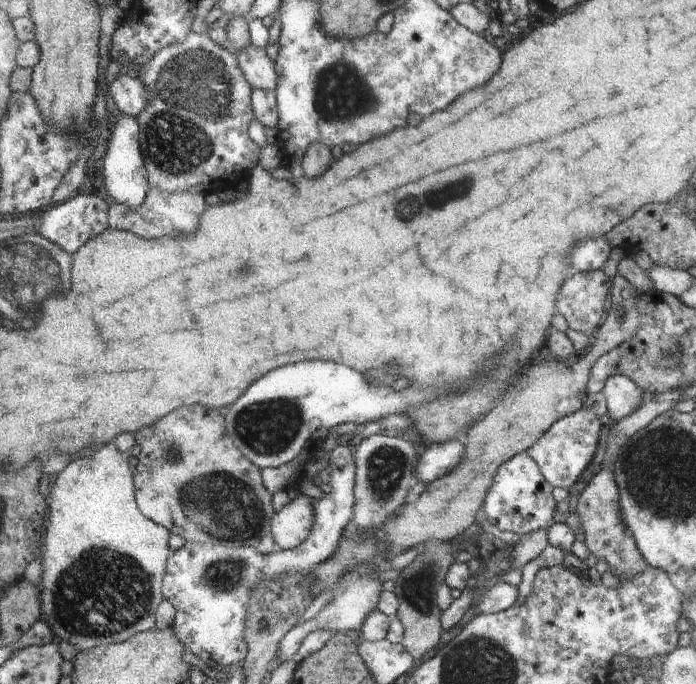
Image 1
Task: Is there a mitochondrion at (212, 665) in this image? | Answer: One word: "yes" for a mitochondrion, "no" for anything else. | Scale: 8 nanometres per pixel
no

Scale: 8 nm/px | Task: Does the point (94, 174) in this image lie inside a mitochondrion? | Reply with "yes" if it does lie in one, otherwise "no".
no

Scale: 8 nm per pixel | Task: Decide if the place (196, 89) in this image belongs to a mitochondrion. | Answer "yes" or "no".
yes

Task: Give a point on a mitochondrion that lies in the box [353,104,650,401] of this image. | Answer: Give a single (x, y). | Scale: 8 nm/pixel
(458, 185)

